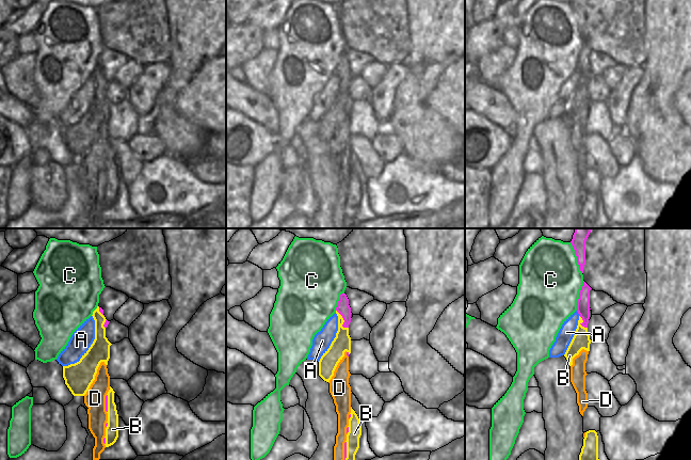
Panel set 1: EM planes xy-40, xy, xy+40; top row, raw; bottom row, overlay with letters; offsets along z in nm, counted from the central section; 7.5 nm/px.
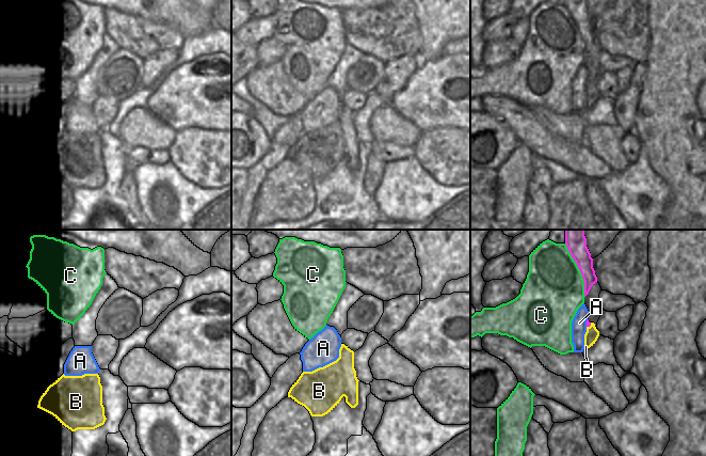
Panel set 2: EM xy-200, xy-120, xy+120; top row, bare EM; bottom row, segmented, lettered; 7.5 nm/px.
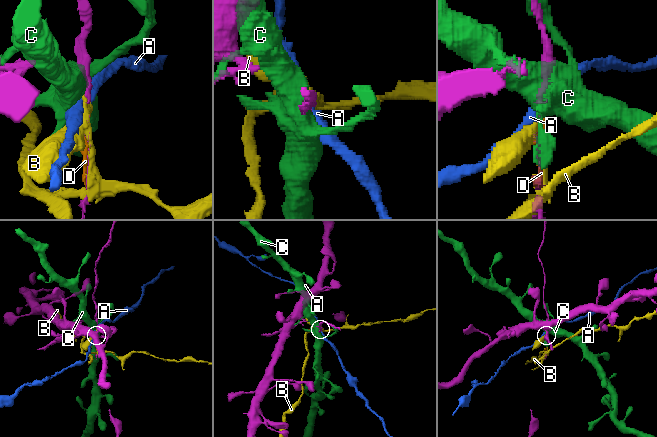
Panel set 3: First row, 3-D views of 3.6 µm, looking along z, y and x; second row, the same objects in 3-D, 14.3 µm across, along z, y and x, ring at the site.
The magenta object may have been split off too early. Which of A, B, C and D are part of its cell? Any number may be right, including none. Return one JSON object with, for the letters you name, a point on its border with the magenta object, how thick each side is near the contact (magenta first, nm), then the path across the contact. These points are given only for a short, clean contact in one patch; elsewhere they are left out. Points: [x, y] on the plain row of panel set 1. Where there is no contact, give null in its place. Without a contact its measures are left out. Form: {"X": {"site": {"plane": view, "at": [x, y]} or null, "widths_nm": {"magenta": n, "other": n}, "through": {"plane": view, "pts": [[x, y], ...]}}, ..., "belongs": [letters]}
{"D": {"site": {"plane": "xy", "at": [344, 216]}, "widths_nm": {"magenta": 20, "other": 80}}, "belongs": ["D"]}

